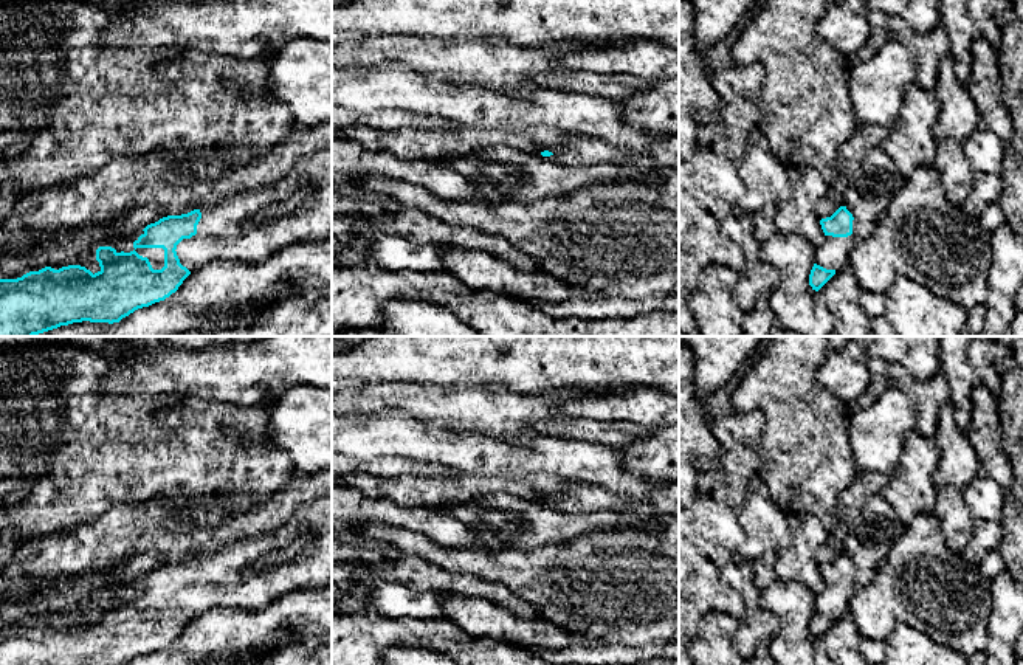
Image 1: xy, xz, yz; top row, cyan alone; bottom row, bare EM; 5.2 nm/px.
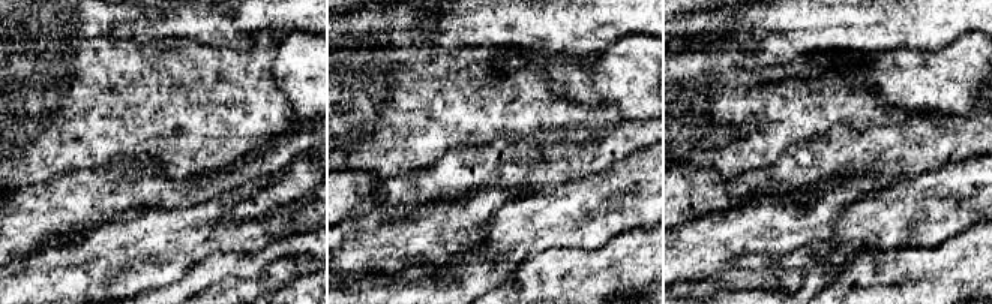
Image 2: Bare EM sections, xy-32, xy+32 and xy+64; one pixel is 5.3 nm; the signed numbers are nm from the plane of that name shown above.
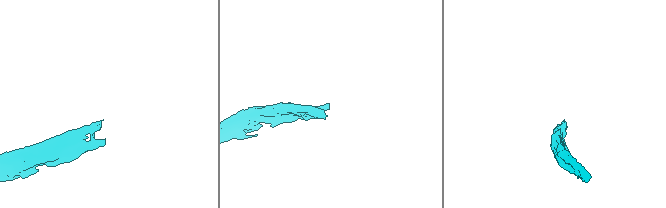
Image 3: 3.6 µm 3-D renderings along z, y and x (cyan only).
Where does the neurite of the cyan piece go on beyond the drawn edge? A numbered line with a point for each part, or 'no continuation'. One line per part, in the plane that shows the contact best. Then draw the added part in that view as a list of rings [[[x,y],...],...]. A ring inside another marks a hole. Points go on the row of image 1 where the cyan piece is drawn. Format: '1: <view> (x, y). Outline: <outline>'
1: xy (155, 256). Outline: [[[140,231],[136,236],[126,239],[126,240],[115,240],[112,243],[102,243],[101,246],[112,246],[116,253],[130,253],[133,251],[133,242],[144,234]],[[136,248],[135,250],[140,256],[147,257],[153,270],[161,270],[164,267],[164,250],[163,248]]]

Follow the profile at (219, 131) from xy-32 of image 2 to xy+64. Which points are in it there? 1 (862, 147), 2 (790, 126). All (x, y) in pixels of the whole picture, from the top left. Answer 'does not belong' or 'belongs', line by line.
1: does not belong
2: belongs

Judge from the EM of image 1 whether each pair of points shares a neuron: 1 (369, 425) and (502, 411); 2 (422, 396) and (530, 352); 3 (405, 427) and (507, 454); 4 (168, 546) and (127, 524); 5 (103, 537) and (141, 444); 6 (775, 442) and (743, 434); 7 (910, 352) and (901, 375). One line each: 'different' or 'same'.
1: different
2: different
3: same
4: same
5: different
6: different
7: different

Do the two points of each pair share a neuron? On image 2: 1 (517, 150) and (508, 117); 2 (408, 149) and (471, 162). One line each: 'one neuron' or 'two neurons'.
1: two neurons
2: two neurons

